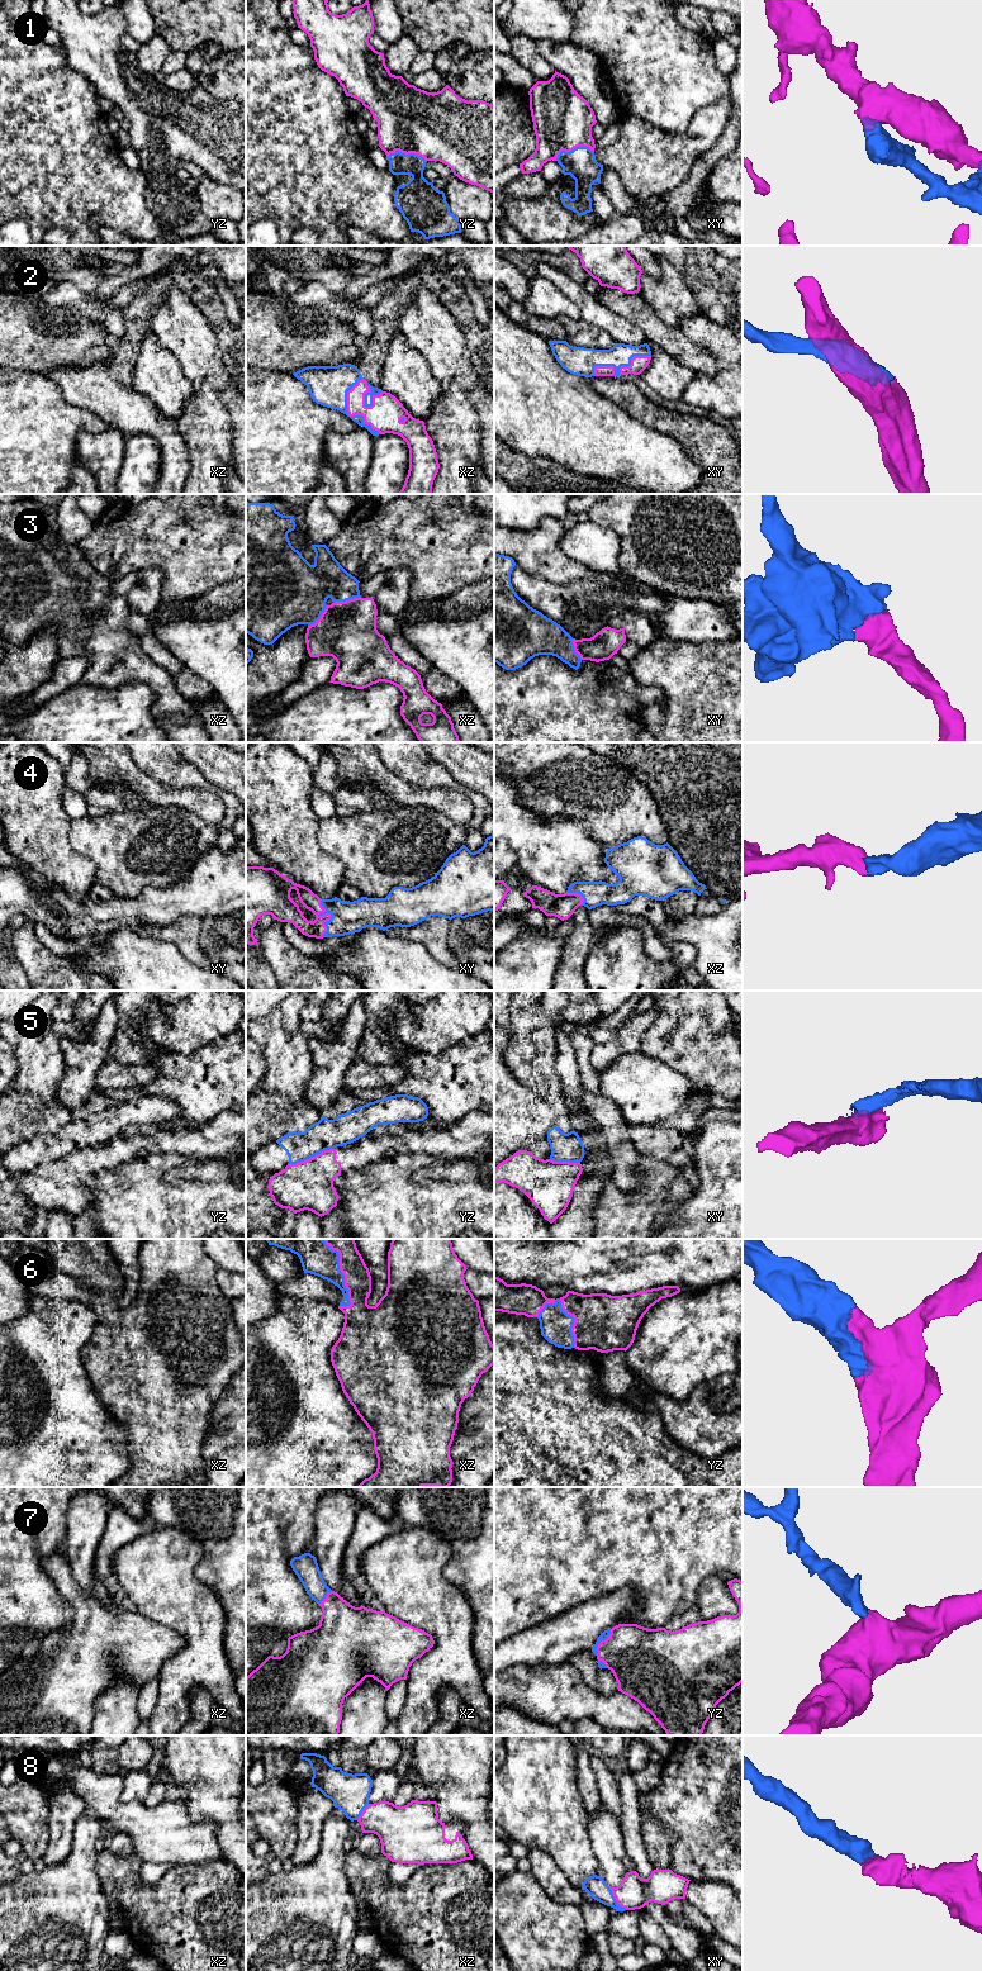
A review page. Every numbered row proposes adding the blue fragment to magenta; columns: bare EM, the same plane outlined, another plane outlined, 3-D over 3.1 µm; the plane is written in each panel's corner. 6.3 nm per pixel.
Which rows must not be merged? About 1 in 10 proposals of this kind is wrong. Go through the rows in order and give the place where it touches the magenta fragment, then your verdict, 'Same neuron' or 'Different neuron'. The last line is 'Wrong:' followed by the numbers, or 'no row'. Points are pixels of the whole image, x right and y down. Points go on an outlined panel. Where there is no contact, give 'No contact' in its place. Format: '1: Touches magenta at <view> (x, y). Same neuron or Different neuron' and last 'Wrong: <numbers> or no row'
1: Touches magenta at xy (573, 148). Same neuron
2: Touches magenta at xz (349, 414). Same neuron
3: Touches magenta at xz (346, 601). Same neuron
4: Touches magenta at xy (330, 918). Same neuron
5: Touches magenta at yz (311, 1158). Different neuron
6: Touches magenta at xz (341, 1271). Same neuron
7: Touches magenta at yz (601, 1642). Same neuron
8: Touches magenta at xy (616, 1900). Same neuron
Wrong: 5

